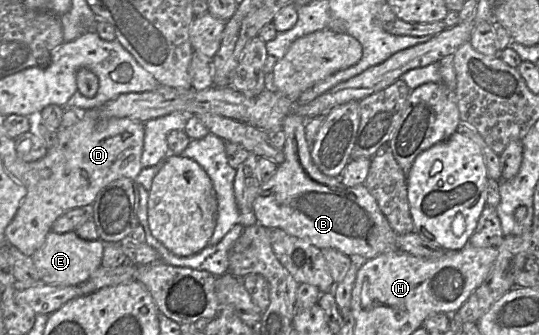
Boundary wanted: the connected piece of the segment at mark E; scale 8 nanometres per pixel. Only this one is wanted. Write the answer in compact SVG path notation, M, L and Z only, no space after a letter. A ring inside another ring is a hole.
M50 231L43 246L31 256L31 259L44 284L72 286L87 281L92 273L101 266L103 252L104 243L101 240L83 240L75 231L63 234Z

